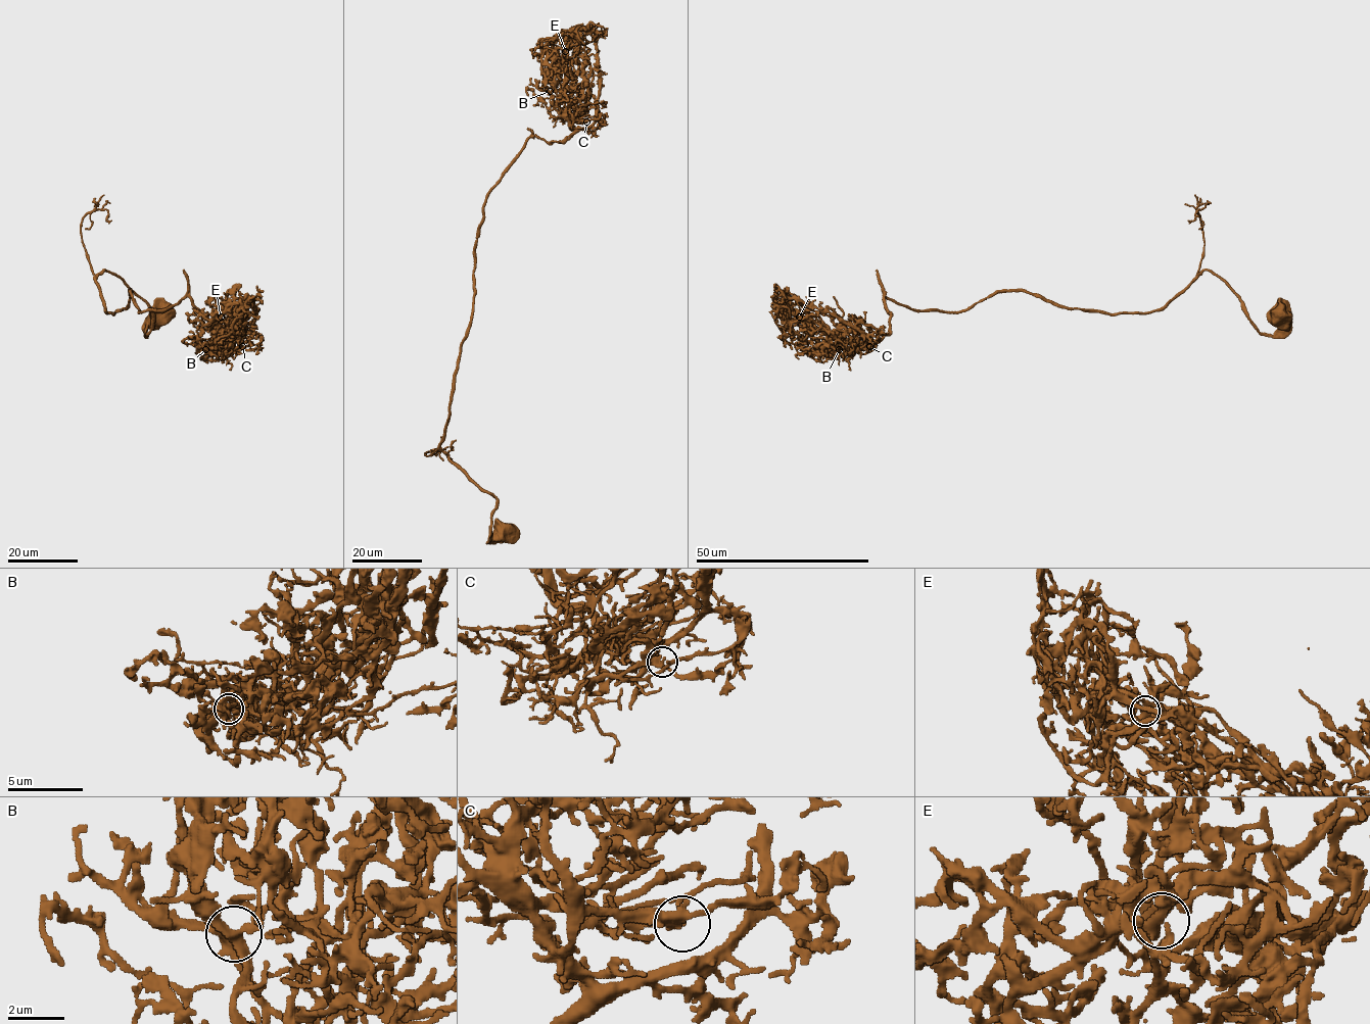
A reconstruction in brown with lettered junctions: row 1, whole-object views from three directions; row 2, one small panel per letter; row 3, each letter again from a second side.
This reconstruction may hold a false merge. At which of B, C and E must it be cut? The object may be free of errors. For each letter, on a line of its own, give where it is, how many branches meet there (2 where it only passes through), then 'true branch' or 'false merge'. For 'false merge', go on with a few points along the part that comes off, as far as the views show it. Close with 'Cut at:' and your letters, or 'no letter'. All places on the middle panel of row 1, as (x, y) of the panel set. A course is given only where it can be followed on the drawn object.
B: (550, 91) | 3 | true branch
C: (586, 122) | 3 | true branch
E: (565, 51) | 3 | true branch
Cut at: no letter

